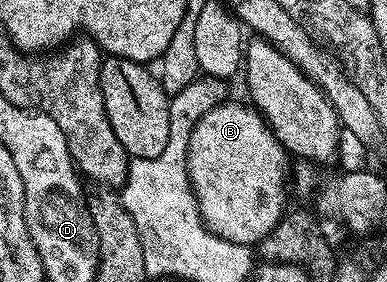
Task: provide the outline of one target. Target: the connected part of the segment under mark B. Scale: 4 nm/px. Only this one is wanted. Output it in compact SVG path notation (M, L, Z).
M225 100L210 108L194 125L194 132L190 132L188 172L205 226L220 238L251 247L260 243L286 213L284 201L290 198L286 185L290 178L290 155L268 126L268 119L255 106L244 102Z

